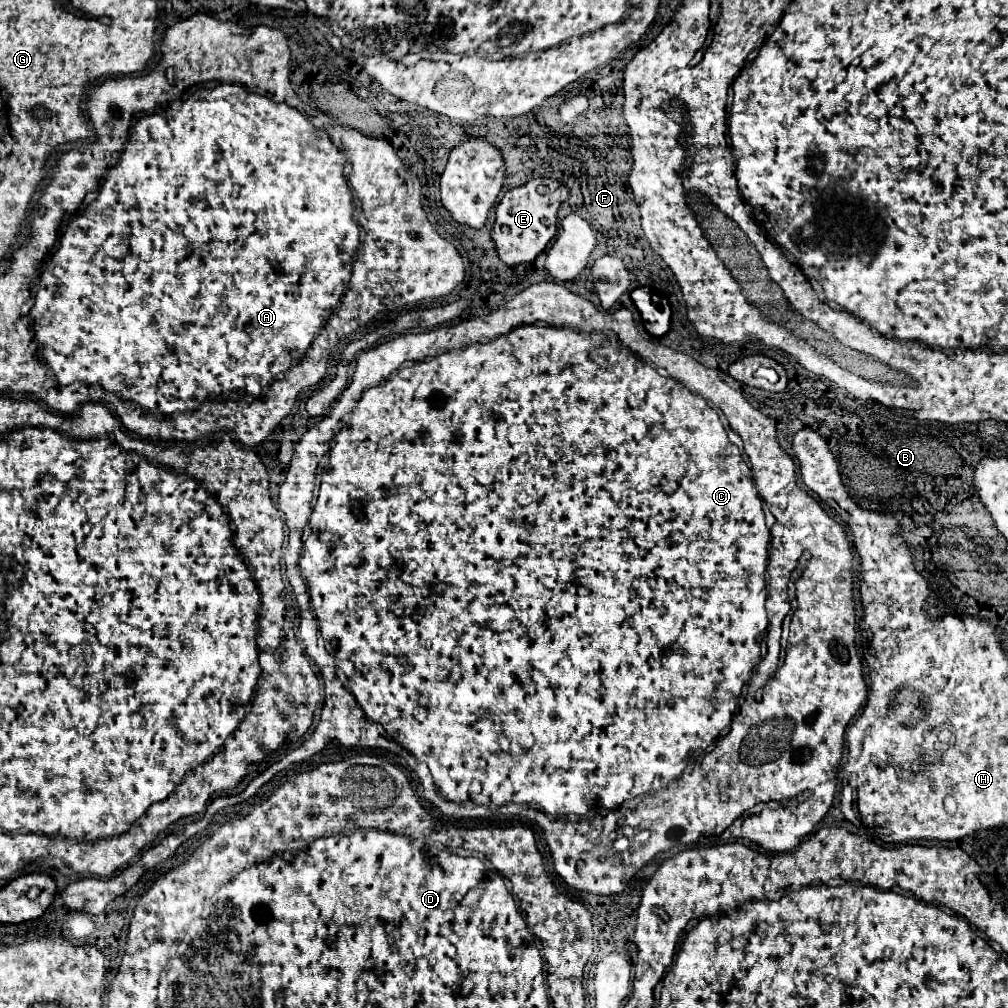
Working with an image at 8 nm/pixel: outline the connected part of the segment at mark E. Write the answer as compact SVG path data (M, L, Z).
M531 179L523 187L511 189L503 195L497 205L497 217L491 239L495 243L499 259L507 267L531 263L547 247L547 243L557 231L557 209L567 199L567 195L567 187L553 179Z

